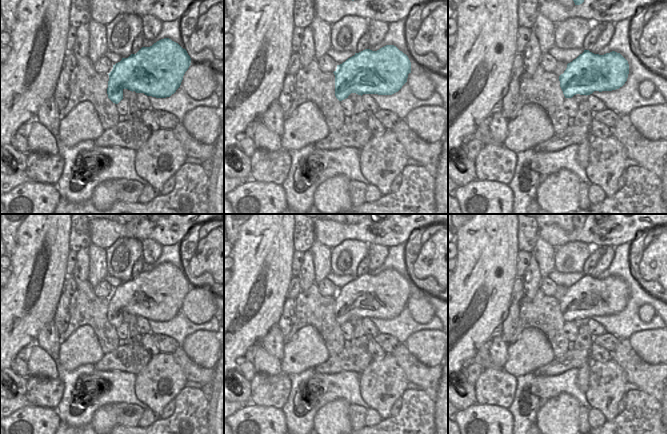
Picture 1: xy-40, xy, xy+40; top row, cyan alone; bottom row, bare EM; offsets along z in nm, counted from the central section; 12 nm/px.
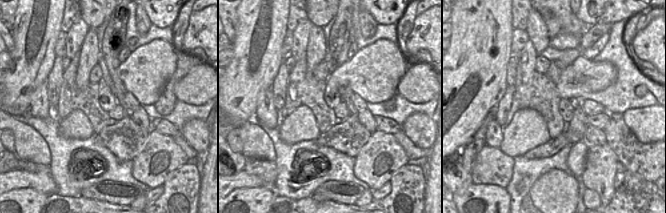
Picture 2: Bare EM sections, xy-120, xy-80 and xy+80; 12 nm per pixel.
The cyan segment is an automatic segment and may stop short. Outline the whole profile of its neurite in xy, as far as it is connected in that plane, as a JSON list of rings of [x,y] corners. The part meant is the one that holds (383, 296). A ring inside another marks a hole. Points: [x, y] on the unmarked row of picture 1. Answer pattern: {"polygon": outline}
{"polygon": [[[394,269],[377,275],[365,273],[337,289],[335,320],[342,325],[351,317],[392,319],[407,306],[411,286]]]}

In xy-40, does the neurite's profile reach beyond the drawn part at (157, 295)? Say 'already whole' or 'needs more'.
already whole

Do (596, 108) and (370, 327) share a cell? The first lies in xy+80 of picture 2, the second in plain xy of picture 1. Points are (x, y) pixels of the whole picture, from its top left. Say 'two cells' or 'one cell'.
one cell

